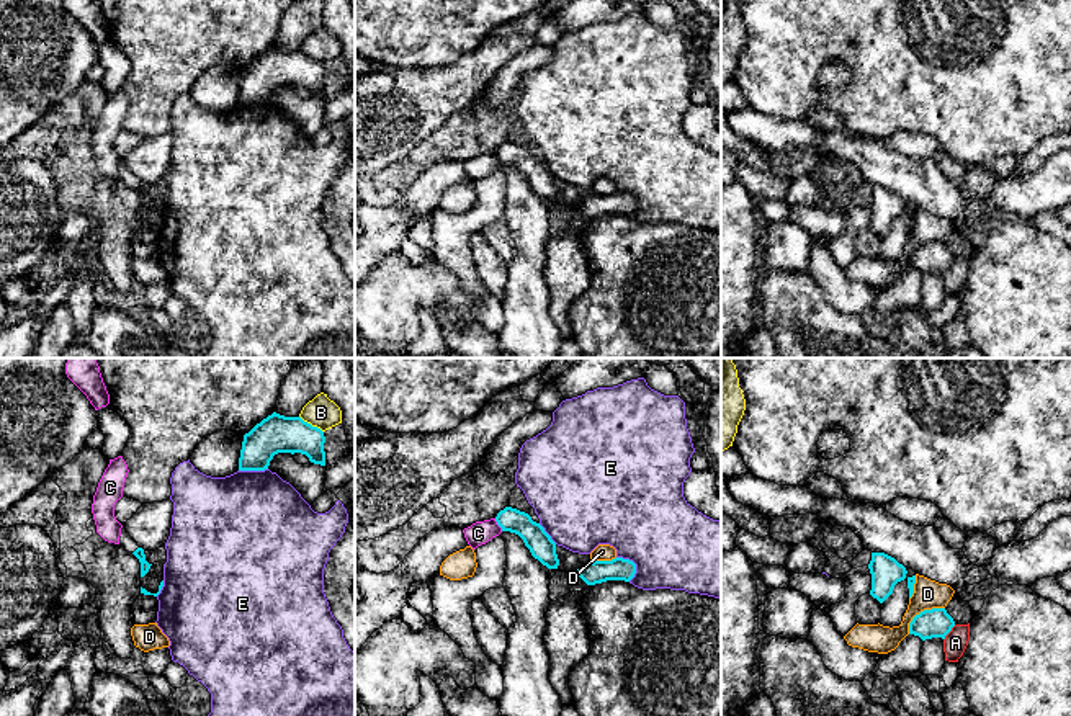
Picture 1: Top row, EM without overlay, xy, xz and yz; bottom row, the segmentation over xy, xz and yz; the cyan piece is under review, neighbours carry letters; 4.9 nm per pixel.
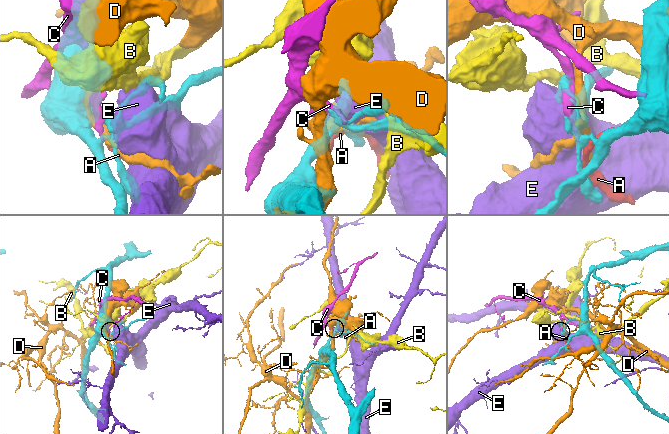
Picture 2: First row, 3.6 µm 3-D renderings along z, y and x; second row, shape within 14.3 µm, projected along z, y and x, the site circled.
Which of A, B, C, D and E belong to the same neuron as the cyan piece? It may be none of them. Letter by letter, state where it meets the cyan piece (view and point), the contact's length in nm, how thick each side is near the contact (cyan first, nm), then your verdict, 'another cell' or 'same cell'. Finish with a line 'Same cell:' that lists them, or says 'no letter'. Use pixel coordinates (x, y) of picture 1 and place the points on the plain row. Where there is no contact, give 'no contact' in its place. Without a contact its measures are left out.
A: contact yz (949, 265); length 100 nm; calibres 140 and 120 nm; another cell
B: contact xy (309, 58); length 150 nm; calibres 190 and 150 nm; another cell
C: contact xz (497, 157); length 80 nm; calibres 120 and 110 nm; another cell
D: contact yz (921, 246); length 220 nm; calibres 140 and 140 nm; another cell
E: contact xz (635, 198); length 140 nm; calibres 110 and 420 nm; another cell
Same cell: no letter

